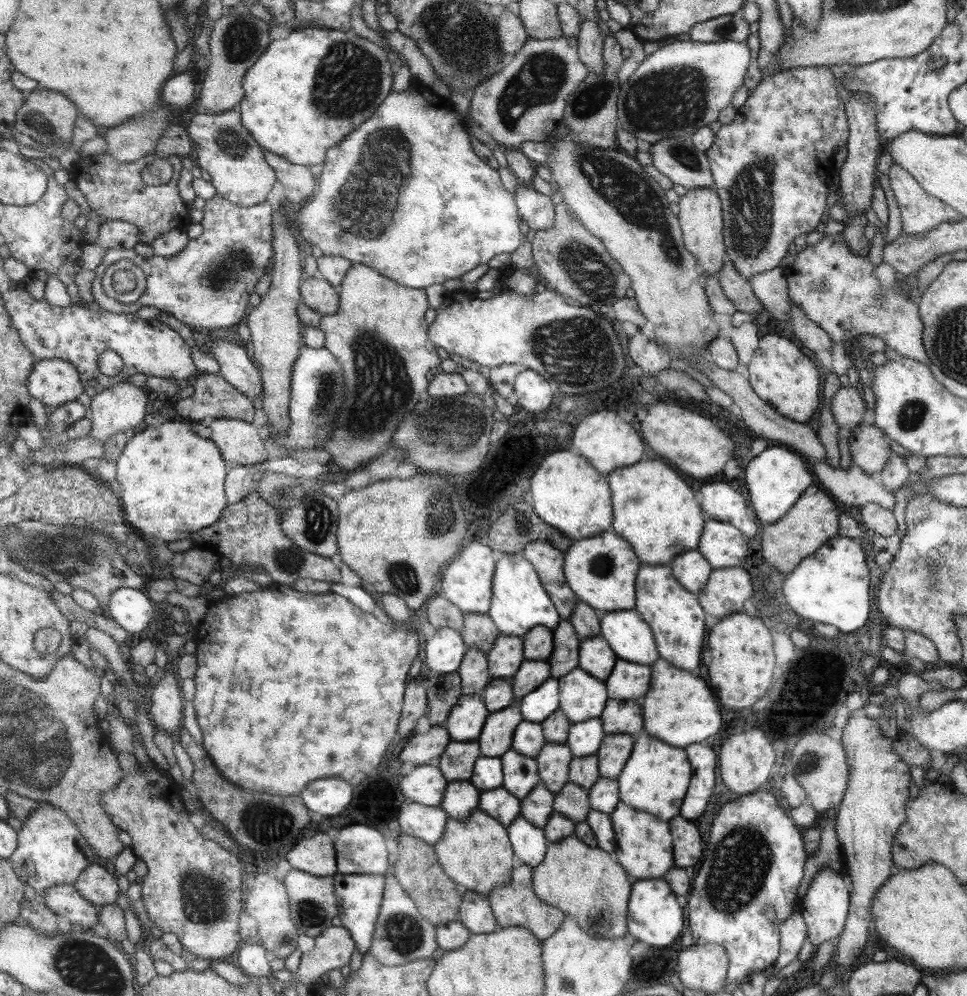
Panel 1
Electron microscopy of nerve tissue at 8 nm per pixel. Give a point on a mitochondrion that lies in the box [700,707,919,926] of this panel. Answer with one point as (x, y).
(747, 861)

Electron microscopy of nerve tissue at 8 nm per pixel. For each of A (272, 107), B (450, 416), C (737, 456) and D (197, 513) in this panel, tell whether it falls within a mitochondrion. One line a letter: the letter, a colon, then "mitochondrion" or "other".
A: other
B: mitochondrion
C: other
D: other

